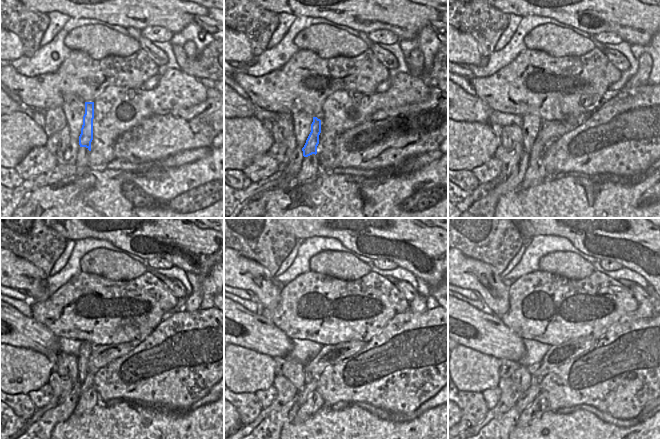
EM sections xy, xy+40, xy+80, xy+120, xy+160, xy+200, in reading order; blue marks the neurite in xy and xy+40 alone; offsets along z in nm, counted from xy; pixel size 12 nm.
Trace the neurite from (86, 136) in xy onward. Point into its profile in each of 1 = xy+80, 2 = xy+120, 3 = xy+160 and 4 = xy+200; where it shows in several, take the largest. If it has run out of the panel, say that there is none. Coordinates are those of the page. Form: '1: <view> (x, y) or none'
1: xy+80 (537, 150)
2: xy+120 (89, 381)
3: xy+160 (302, 395)
4: xy+200 (527, 397)

